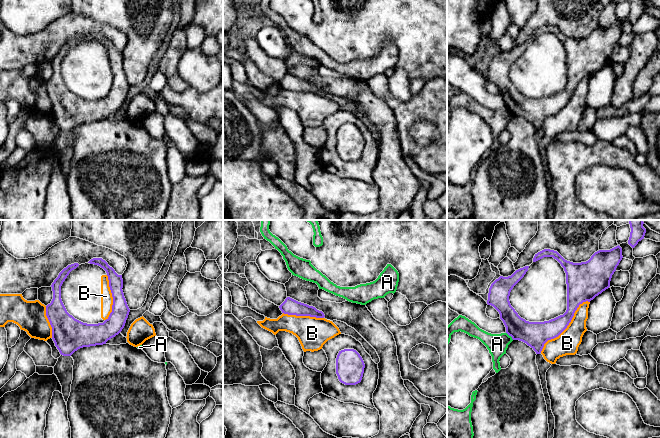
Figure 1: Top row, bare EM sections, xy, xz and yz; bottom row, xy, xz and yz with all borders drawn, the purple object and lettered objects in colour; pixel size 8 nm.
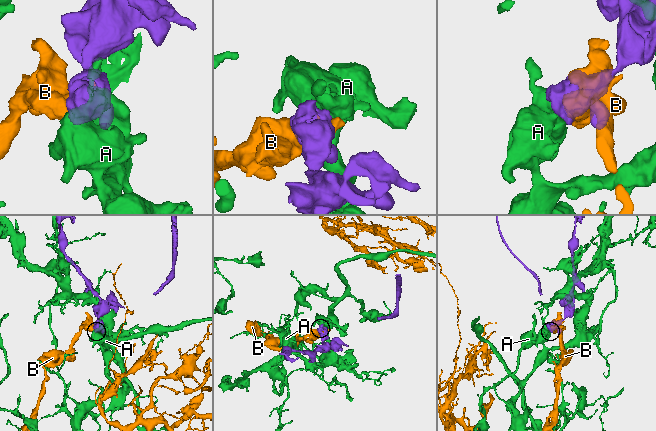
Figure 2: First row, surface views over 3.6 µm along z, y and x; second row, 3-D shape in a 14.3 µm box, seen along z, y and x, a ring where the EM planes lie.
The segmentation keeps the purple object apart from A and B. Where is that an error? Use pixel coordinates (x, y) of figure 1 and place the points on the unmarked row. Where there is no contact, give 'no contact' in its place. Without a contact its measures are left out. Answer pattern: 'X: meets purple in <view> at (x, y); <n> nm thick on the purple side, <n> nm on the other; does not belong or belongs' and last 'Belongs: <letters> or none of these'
A: meets purple in yz at (510, 111); 200 nm thick on the purple side, 170 nm on the other; does not belong
B: meets purple in yz at (567, 101); 190 nm thick on the purple side, 190 nm on the other; does not belong
Belongs: none of these

